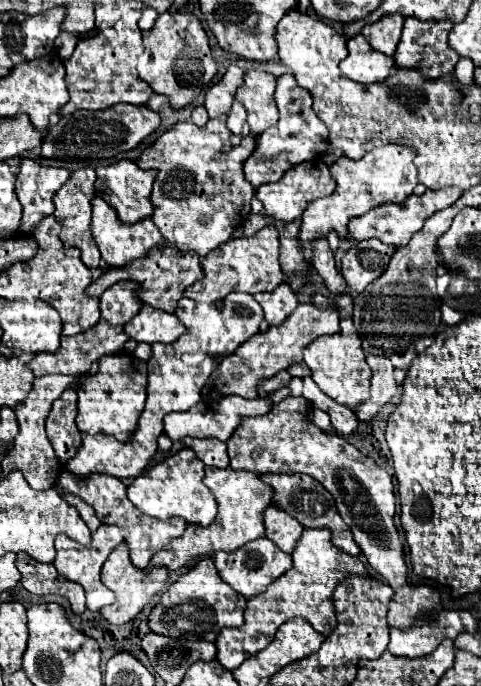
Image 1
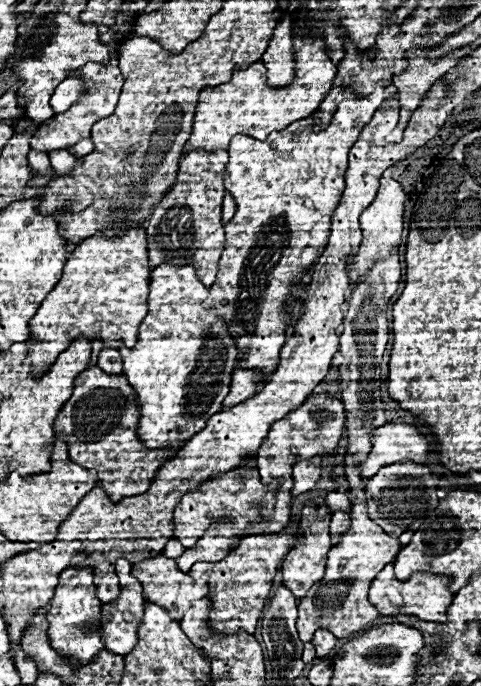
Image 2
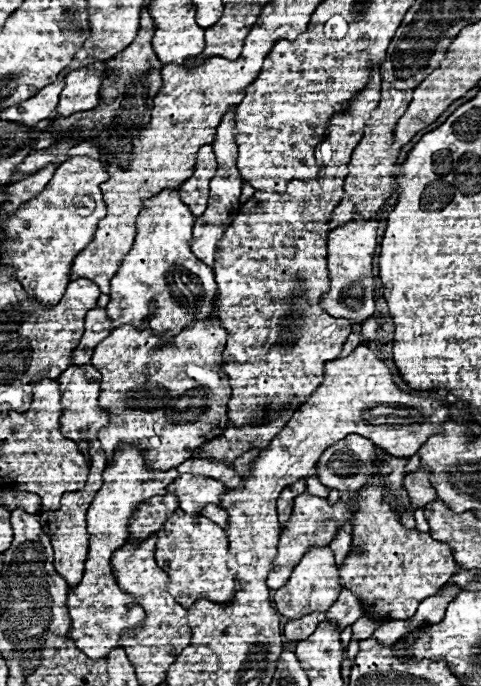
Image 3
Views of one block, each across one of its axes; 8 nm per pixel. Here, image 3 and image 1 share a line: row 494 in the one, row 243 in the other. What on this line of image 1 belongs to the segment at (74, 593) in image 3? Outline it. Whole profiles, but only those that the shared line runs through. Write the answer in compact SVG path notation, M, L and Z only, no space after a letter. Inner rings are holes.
M94 198L92 200L92 238L102 254L102 260L110 266L122 266L122 264L128 264L130 260L134 258L140 258L140 256L146 256L148 250L156 244L164 246L164 238L160 236L160 230L156 228L156 224L148 218L148 220L140 220L140 224L120 224L116 220L116 212L112 210L110 204L106 204L102 198Z

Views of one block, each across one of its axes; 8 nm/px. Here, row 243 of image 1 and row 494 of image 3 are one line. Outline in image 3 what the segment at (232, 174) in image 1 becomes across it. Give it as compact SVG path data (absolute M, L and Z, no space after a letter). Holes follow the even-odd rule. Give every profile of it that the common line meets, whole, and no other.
M180 474L176 482L168 486L168 494L180 500L180 508L186 514L200 514L206 504L218 504L220 496L226 494L222 482L198 474Z

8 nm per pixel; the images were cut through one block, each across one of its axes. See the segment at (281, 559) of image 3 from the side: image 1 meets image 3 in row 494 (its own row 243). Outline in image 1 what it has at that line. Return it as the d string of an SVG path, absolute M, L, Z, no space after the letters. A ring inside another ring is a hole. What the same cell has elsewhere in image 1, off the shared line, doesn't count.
M380 146L370 150L368 154L364 154L360 160L348 160L346 156L338 158L332 166L332 178L336 180L336 190L332 192L332 196L314 200L312 204L308 204L306 212L302 214L302 226L300 226L300 246L304 250L304 258L306 262L312 266L312 252L310 252L310 242L326 238L330 230L334 230L338 234L338 238L342 240L348 234L348 222L350 218L362 216L368 210L386 204L386 202L394 202L394 204L402 204L404 198L412 196L414 186L418 184L418 172L414 166L414 152L412 148L404 148L404 146Z

